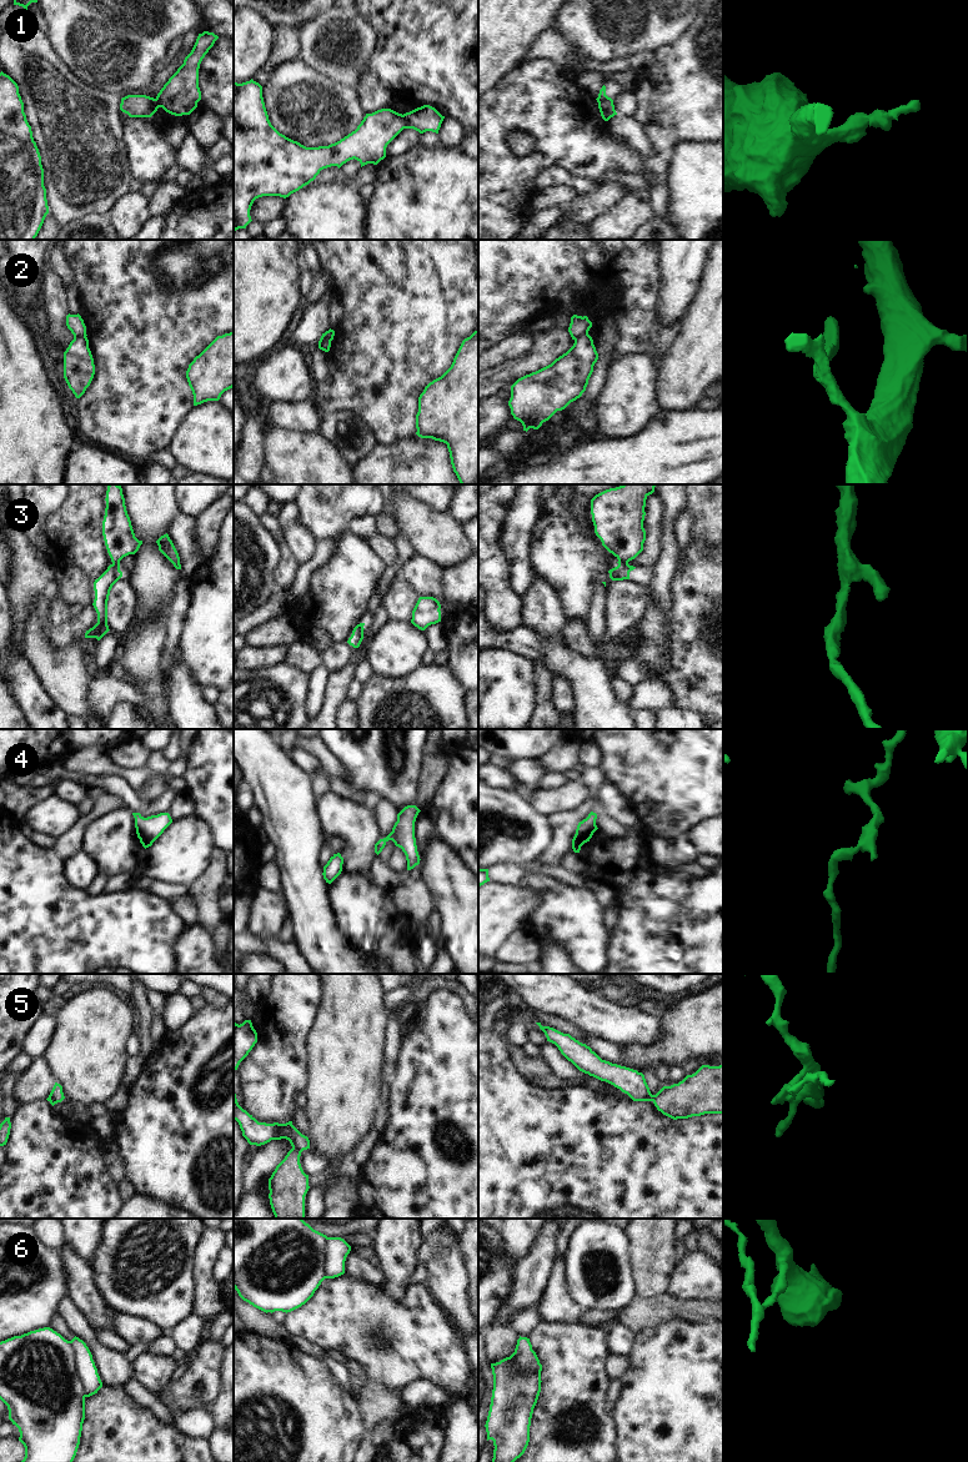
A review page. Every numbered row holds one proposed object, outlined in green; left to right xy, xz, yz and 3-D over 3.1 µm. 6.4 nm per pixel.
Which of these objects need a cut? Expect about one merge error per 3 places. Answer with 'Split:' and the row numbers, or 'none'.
Split: 1, 2, 5, 6

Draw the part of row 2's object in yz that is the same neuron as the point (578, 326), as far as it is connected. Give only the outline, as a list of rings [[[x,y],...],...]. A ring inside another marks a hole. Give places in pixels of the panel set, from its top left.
[[[573,315],[571,317],[568,332],[572,340],[577,340],[578,337],[583,336],[585,333],[588,333],[591,327],[592,327],[592,322],[588,320],[587,316],[582,317],[582,316]]]

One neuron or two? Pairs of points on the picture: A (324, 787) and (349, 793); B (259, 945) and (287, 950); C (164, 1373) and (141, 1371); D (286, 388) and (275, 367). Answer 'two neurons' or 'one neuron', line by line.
A: two neurons
B: one neuron
C: one neuron
D: one neuron

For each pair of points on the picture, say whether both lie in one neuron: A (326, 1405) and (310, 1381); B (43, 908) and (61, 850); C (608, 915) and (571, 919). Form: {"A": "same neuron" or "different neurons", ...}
{"A": "same neuron", "B": "different neurons", "C": "different neurons"}

